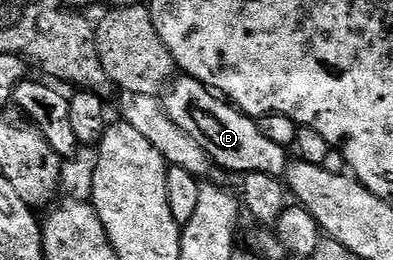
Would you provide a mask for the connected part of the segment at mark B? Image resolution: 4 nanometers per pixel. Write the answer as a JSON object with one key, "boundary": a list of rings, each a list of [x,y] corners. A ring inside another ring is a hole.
{"boundary":[[[178,76],[171,81],[161,104],[176,128],[186,132],[210,157],[215,167],[231,170],[235,176],[264,172],[264,176],[282,178],[288,165],[287,147],[268,140],[249,114],[243,114],[227,99],[219,96],[200,80]]]}

